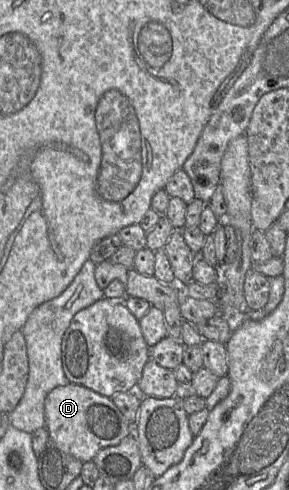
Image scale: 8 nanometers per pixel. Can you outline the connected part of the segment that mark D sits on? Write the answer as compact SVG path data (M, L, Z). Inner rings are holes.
M78 384L51 390L45 398L44 412L49 440L82 463L92 461L101 449L118 445L133 432L111 398Z

